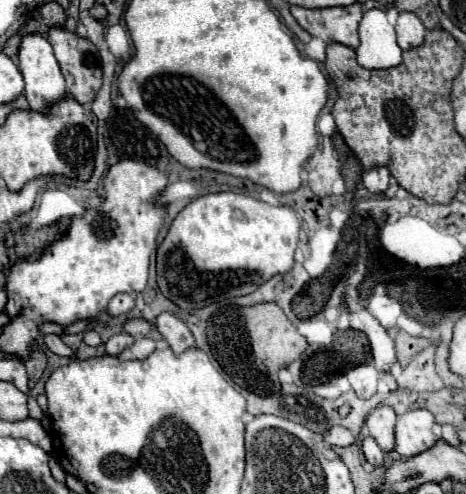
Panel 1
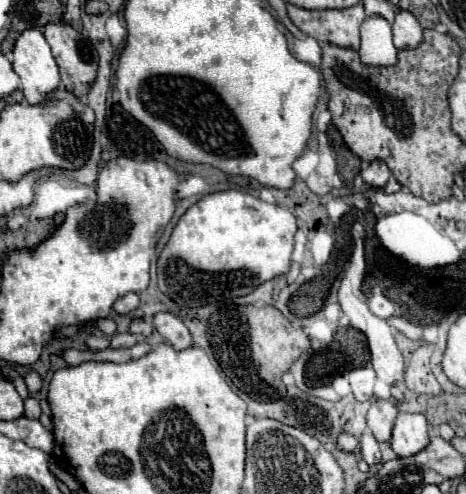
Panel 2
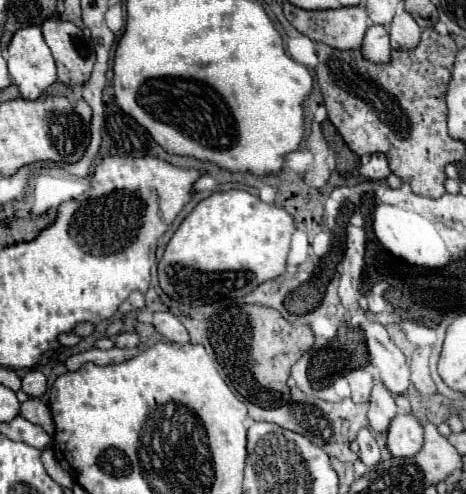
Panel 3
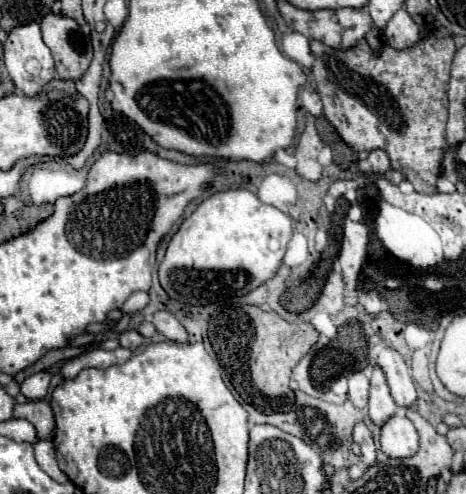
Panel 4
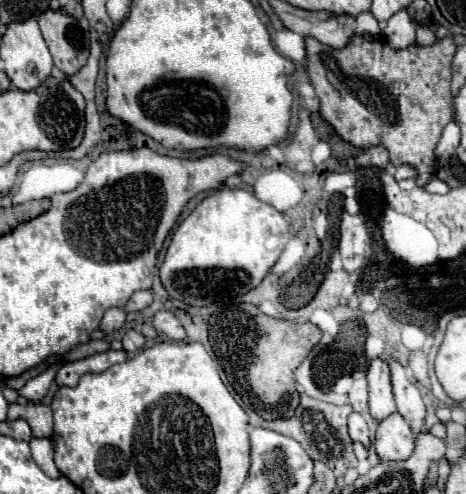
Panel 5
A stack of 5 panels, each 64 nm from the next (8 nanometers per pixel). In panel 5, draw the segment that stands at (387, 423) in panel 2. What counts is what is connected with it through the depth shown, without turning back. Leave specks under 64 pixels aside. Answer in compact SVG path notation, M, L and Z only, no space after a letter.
M374 358L368 368L368 386L370 386L370 416L378 422L396 412L390 370L382 358Z

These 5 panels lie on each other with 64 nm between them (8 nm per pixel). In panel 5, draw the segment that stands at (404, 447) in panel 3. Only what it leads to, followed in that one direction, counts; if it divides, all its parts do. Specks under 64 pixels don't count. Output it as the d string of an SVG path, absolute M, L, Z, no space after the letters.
M394 412L380 422L374 448L382 460L406 460L414 452L414 440L416 434L410 424Z

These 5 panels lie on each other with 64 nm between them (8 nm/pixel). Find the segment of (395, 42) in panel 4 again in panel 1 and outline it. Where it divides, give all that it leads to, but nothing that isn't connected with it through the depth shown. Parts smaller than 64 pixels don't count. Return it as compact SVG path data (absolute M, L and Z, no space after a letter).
M400 12L398 24L396 24L396 34L398 34L398 46L402 50L410 50L424 42L426 28L414 12Z

